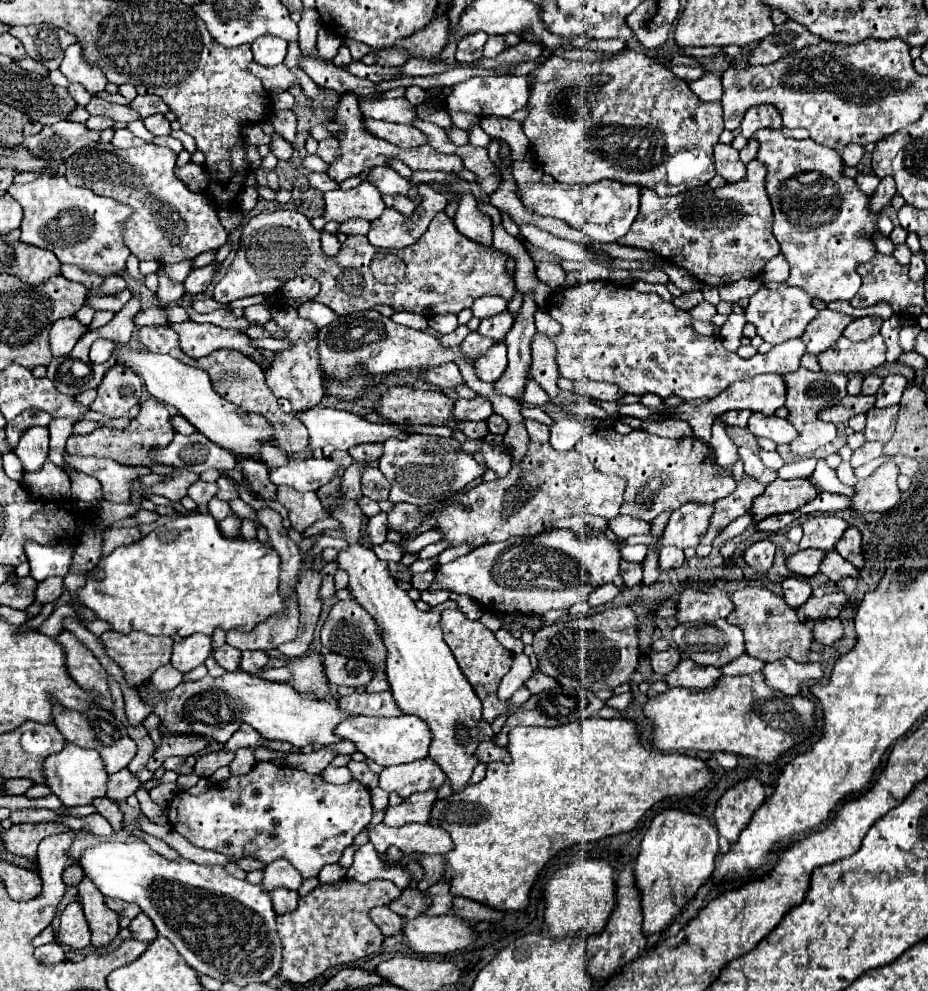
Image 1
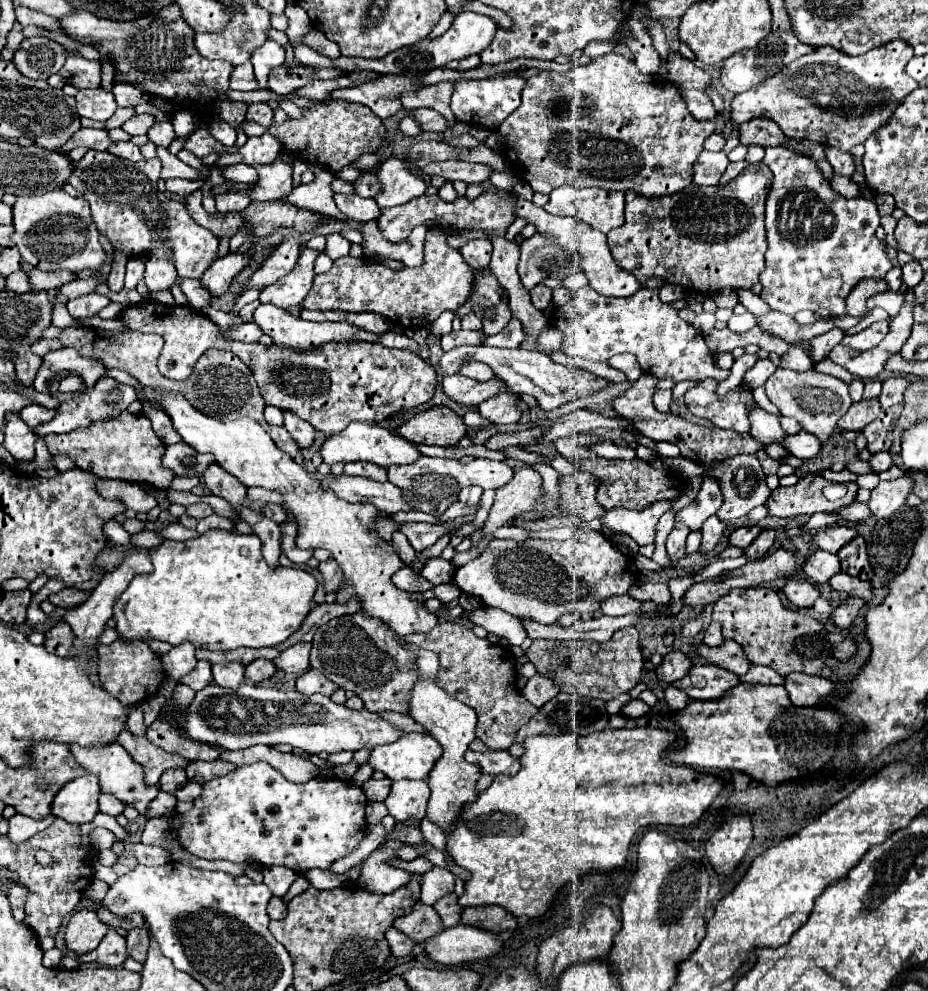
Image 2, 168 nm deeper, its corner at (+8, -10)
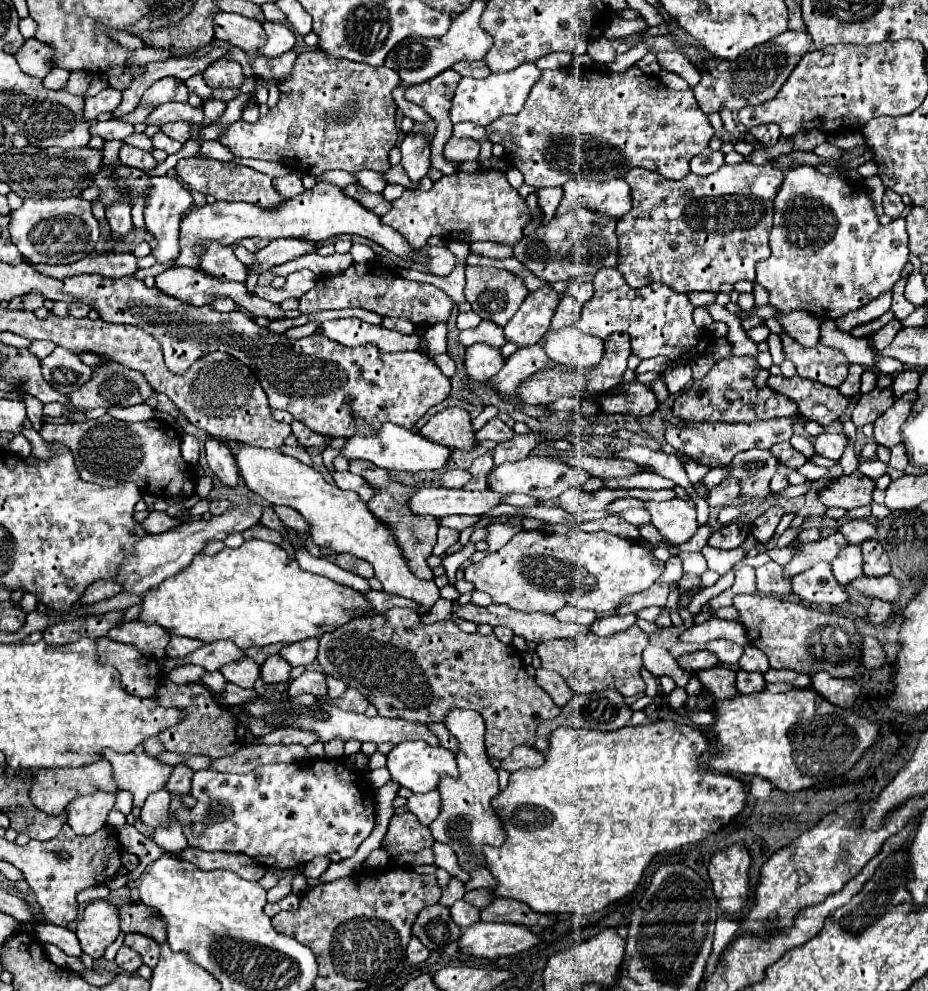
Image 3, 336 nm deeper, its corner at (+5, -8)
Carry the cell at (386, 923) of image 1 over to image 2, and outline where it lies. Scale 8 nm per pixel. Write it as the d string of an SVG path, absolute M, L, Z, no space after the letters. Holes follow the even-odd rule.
M396 928L386 930L386 940L388 940L388 944L390 944L390 952L392 952L392 956L396 956L396 958L410 954L412 946L416 944L414 940L410 940L406 934L402 934L402 932L396 930Z

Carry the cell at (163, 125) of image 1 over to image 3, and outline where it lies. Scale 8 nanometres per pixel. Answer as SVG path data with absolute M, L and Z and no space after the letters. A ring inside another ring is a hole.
M167 122L167 124L161 126L161 130L169 138L173 138L173 140L177 140L181 144L185 144L187 140L191 140L191 132L193 132L193 128L191 128L189 122Z

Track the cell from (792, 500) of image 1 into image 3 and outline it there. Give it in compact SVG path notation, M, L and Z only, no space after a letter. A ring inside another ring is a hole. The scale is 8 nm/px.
M855 470L849 476L841 476L839 480L831 482L827 488L821 490L819 500L823 506L833 508L845 508L851 510L855 506L867 506L873 500L873 490L875 490L875 480L867 478L859 470Z

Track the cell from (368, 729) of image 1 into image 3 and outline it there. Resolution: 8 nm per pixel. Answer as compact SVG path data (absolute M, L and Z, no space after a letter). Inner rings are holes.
M423 740L413 742L401 742L387 754L387 768L391 772L391 778L399 782L401 786L413 790L413 792L431 792L437 790L439 780L443 776L457 776L457 764L455 756L447 752L443 746L431 748L429 744L423 744Z

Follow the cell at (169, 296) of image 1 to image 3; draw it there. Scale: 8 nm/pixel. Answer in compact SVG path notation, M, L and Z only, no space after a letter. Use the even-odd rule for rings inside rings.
M151 178L151 192L145 208L145 224L157 240L157 246L153 248L153 256L157 258L157 262L173 262L175 256L179 256L179 222L185 210L191 208L191 204L191 192L185 190L183 184L175 178Z

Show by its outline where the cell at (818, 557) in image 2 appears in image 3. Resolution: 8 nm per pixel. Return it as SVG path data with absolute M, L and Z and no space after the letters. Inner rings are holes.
M847 546L839 556L831 562L833 574L839 580L839 584L849 584L855 578L863 576L863 554L859 546Z

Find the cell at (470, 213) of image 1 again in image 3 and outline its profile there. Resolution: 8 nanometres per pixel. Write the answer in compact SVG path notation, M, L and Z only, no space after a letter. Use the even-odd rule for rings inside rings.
M473 242L471 252L487 258L497 258L497 260L513 256L513 248L509 244L499 244L499 242Z

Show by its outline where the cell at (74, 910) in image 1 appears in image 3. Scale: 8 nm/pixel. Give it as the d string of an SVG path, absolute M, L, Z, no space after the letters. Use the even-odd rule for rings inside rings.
M95 900L87 904L75 934L85 954L91 958L103 958L105 948L115 942L119 932L119 908L107 900Z

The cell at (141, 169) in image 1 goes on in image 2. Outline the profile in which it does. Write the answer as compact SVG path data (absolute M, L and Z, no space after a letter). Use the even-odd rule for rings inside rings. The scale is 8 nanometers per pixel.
M88 150L80 162L74 164L68 184L92 206L92 218L98 232L124 256L146 258L160 244L170 250L170 260L180 278L200 278L200 274L216 260L218 238L196 224L186 206L170 200L158 190L162 162L160 158L142 158L138 162L116 158L110 152Z

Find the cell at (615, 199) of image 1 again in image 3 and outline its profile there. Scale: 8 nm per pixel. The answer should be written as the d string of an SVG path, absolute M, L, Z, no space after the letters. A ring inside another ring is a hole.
M569 180L563 186L565 194L557 208L557 214L569 212L573 208L591 208L617 220L631 210L631 188L625 180Z

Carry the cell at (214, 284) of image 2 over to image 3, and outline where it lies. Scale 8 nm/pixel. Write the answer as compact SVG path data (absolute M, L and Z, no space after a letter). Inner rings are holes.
M279 238L279 240L271 240L271 244L263 250L257 252L257 262L253 266L249 266L249 272L257 270L257 272L265 272L275 264L285 264L289 260L295 260L303 254L311 254L317 250L319 244L311 242L311 240L301 240L301 238Z

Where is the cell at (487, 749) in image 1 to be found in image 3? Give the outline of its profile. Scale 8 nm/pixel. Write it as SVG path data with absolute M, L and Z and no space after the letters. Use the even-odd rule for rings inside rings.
M515 746L511 756L501 760L501 768L509 770L509 772L515 772L515 770L525 768L525 766L537 768L543 762L545 762L545 756L539 750L535 750L533 746Z

